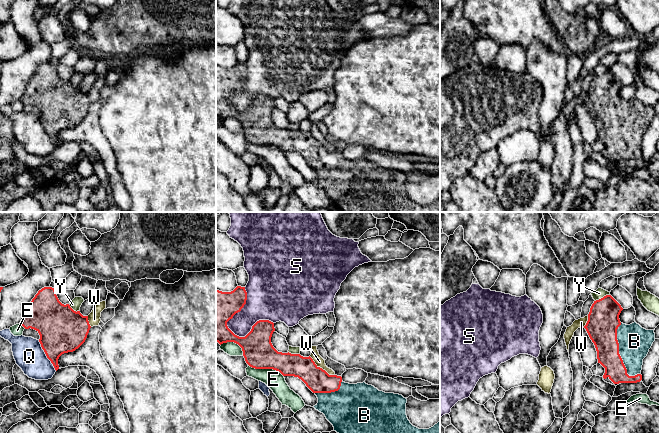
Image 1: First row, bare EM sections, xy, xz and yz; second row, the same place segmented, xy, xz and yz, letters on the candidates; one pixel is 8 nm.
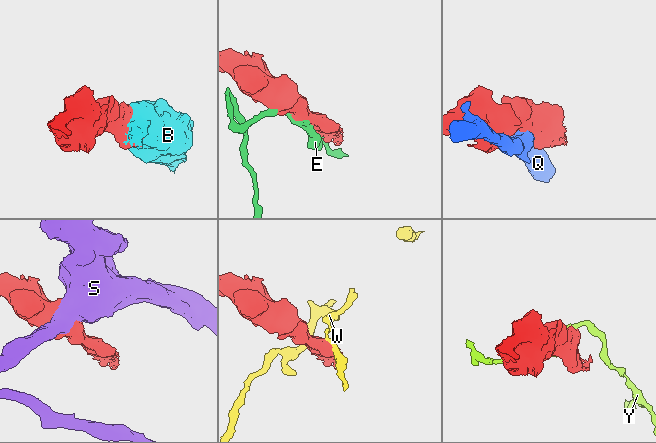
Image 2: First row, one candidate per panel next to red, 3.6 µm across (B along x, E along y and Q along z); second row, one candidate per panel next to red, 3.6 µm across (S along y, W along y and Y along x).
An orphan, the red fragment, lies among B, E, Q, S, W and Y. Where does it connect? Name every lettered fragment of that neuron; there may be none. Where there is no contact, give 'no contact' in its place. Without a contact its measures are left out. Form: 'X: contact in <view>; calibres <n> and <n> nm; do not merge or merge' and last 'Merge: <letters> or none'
B: contact in yz; calibres 240 and 260 nm; merge
E: contact in xz; calibres 260 and 150 nm; do not merge
Q: contact in xy; calibres 360 and 240 nm; do not merge
S: contact in xz; calibres 280 and 300 nm; do not merge
W: contact in xz; calibres 190 and 80 nm; do not merge
Y: contact in yz; calibres 260 and 80 nm; do not merge
Merge: B

